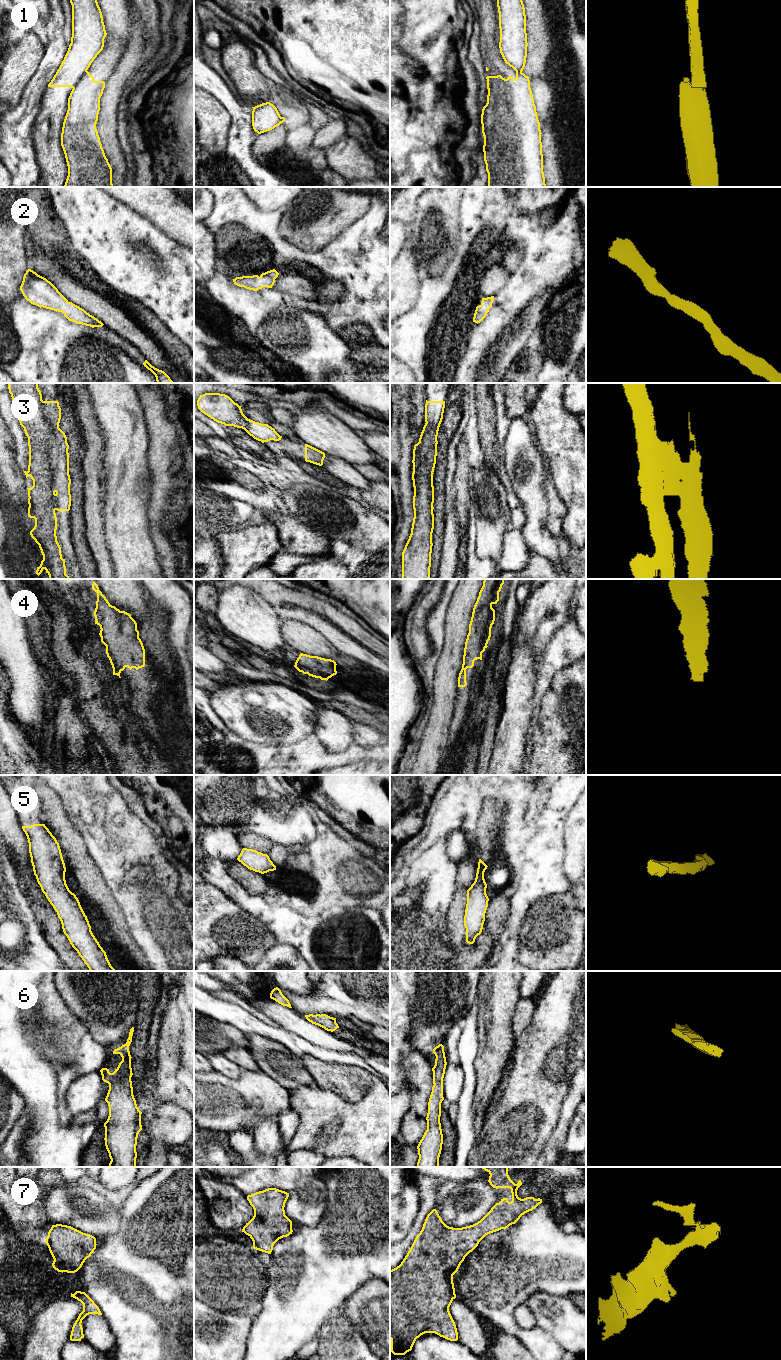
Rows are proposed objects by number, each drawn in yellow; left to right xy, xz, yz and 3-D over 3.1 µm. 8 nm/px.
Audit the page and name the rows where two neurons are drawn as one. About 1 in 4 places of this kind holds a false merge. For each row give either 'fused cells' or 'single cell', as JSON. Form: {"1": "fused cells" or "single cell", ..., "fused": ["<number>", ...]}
{"1": "fused cells", "2": "single cell", "3": "fused cells", "4": "single cell", "5": "single cell", "6": "single cell", "7": "single cell", "fused": ["1", "3"]}

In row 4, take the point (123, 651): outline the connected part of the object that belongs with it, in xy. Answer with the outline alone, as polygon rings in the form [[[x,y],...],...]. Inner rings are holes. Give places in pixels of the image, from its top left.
[[[93,582],[92,589],[97,593],[96,608],[94,611],[95,624],[100,626],[101,642],[106,646],[106,654],[110,660],[113,668],[113,675],[119,678],[120,673],[128,667],[130,670],[135,668],[138,670],[145,666],[145,649],[141,639],[139,638],[139,631],[137,630],[137,623],[131,615],[125,611],[120,611],[115,606],[112,606],[106,597],[99,590],[98,585]]]

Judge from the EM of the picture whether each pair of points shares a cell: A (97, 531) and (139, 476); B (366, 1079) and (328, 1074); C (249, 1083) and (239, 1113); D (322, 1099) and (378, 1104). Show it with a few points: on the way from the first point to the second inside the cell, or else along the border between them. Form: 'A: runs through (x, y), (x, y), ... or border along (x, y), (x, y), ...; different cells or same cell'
A: border along (104, 506), (102, 514); different cells
B: runs through (357, 1079), (337, 1078); same cell
C: runs through (241, 1091), (238, 1093), (239, 1105); same cell
D: runs through (336, 1109), (364, 1109); same cell

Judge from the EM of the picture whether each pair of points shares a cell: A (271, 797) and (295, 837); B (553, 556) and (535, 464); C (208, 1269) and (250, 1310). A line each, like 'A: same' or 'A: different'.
A: same
B: same
C: same

